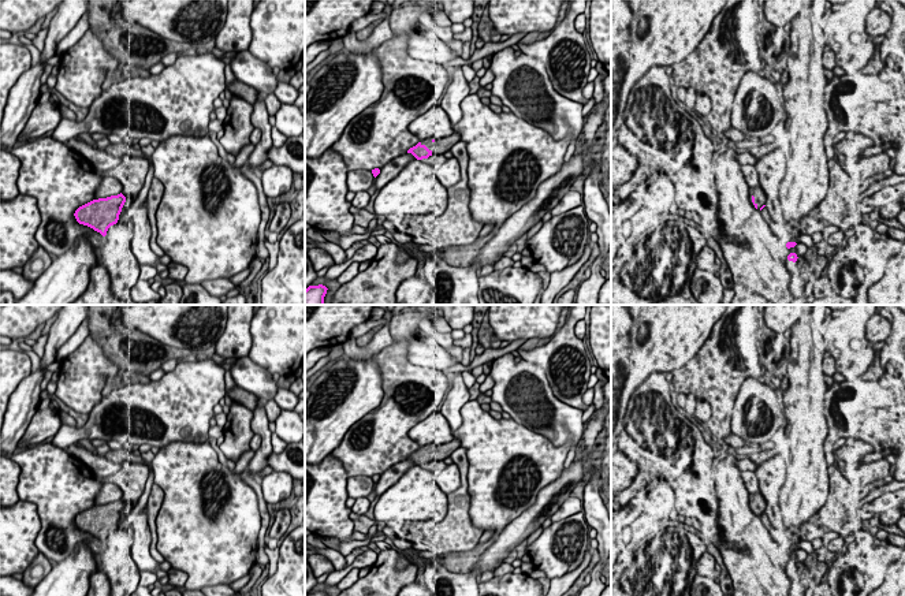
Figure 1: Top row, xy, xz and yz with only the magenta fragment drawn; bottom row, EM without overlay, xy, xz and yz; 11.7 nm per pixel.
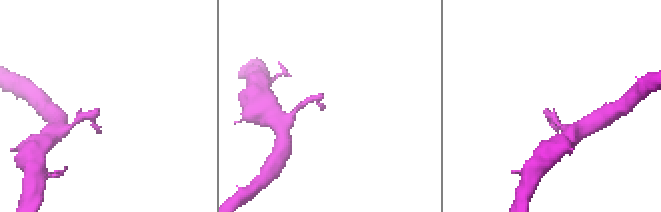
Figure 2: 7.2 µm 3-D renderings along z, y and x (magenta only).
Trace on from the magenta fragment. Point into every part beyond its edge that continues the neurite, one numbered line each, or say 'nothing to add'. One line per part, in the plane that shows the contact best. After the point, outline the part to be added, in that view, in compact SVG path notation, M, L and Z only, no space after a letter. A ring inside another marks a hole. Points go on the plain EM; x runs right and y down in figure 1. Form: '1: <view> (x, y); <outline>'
1: yz (759, 500); M756 493L752 496L752 502L755 503L755 510L757 511L757 515L760 517L760 514L767 510L767 503L764 496L761 493Z

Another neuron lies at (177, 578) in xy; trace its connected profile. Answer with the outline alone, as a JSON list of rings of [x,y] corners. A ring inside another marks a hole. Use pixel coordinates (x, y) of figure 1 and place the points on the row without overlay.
[[[170,569],[168,571],[168,584],[174,588],[185,586],[187,581],[187,574],[182,570]]]

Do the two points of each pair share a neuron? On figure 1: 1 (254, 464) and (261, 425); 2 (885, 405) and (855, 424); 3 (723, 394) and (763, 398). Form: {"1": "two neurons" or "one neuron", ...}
{"1": "one neuron", "2": "one neuron", "3": "two neurons"}

